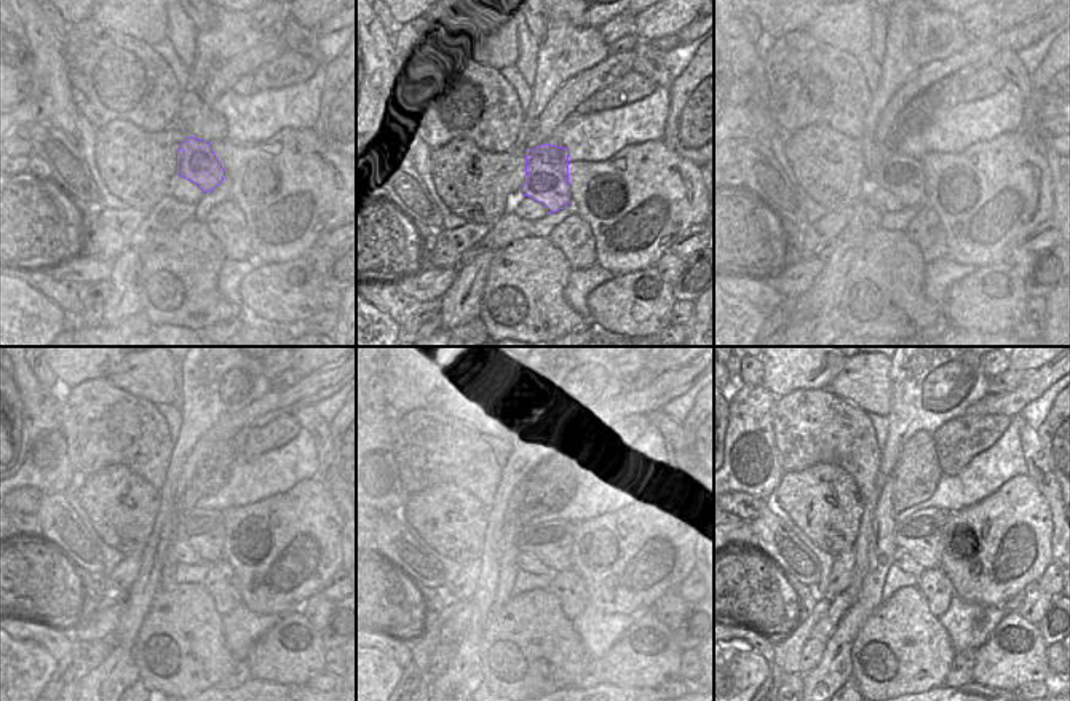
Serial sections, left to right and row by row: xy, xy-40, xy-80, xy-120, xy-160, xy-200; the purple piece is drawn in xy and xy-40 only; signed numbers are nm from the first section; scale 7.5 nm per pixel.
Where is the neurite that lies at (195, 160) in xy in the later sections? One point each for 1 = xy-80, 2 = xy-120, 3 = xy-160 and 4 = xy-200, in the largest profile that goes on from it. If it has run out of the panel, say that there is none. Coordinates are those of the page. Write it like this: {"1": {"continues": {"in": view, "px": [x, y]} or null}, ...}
{"1": {"continues": {"in": "xy-80", "px": [904, 178]}}, "2": {"continues": {"in": "xy-120", "px": [197, 535]}}, "3": {"continues": {"in": "xy-160", "px": [550, 538]}}, "4": {"continues": {"in": "xy-200", "px": [919, 535]}}}

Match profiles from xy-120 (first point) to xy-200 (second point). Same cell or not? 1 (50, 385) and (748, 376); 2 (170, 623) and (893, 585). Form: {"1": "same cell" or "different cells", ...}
{"1": "same cell", "2": "different cells"}

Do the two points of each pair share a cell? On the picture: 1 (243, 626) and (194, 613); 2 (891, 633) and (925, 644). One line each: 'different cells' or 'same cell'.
1: different cells
2: same cell

